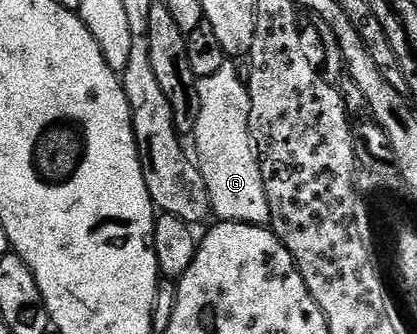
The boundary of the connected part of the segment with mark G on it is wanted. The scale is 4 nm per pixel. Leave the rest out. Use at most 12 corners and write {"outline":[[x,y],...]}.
{"outline":[[235,61],[199,79],[194,158],[219,221],[267,227]]}

